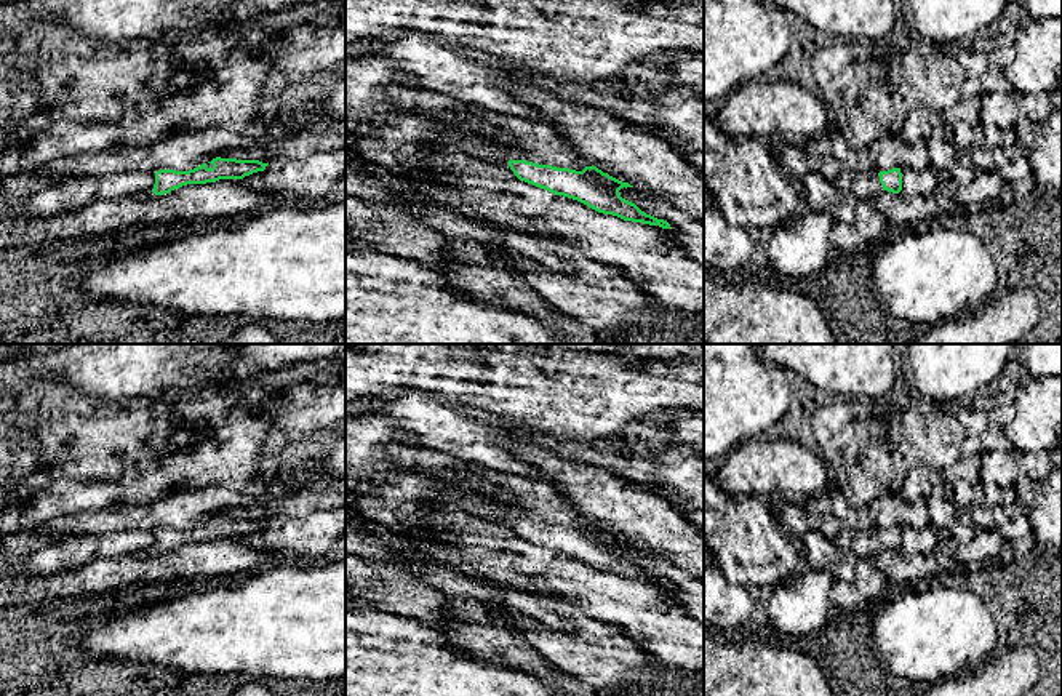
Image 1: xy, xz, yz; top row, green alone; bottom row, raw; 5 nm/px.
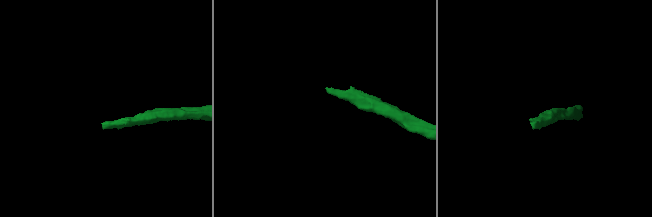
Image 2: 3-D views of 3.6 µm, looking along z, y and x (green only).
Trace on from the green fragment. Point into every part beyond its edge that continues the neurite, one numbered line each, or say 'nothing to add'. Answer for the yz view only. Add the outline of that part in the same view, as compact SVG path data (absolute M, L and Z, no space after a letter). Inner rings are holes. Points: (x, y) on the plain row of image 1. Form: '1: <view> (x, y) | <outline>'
1: yz (866, 544) | M843 525L836 538L833 539L836 549L852 552L857 558L872 562L876 554L883 549L880 534L873 531L860 531Z

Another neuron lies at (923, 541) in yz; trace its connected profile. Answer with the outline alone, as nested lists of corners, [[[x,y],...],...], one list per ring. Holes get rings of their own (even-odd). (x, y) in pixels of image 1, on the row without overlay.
[[[908,525],[900,526],[902,531],[902,552],[910,554],[921,554],[928,555],[937,550],[937,542],[940,538],[948,536],[948,530],[934,528],[931,525],[924,528],[912,528]]]

